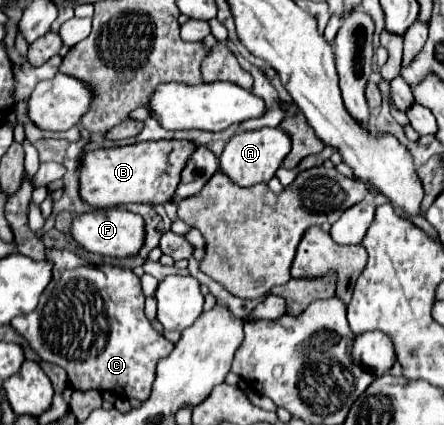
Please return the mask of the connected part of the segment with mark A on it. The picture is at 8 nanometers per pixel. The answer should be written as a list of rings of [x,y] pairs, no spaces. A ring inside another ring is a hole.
[[[265,127],[265,129],[255,129],[255,131],[241,131],[227,141],[227,145],[219,157],[219,163],[221,163],[221,171],[227,177],[231,177],[237,185],[249,187],[255,183],[267,183],[275,175],[275,171],[279,169],[281,161],[287,157],[289,151],[291,151],[291,139],[279,127],[277,129]]]

